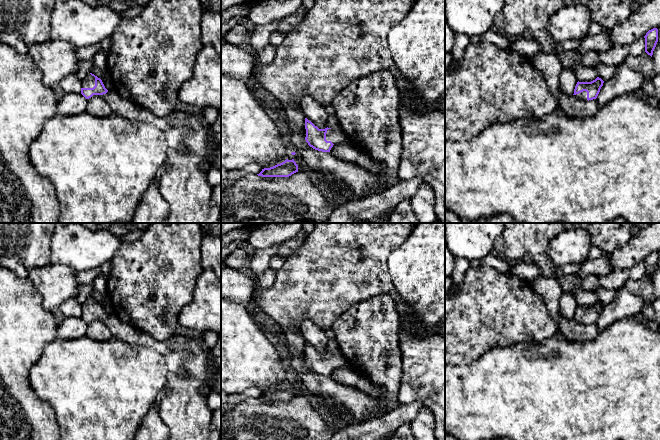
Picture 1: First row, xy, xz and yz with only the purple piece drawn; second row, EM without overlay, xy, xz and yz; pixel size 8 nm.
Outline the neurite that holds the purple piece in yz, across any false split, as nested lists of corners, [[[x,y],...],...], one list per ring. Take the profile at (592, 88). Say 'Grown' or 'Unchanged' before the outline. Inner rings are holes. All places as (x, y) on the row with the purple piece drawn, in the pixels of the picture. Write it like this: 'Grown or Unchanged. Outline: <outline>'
Grown. Outline: [[[597,77],[591,82],[577,82],[574,89],[574,96],[582,101],[596,99],[604,81]]]

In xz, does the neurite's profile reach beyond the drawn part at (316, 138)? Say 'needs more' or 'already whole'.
needs more

